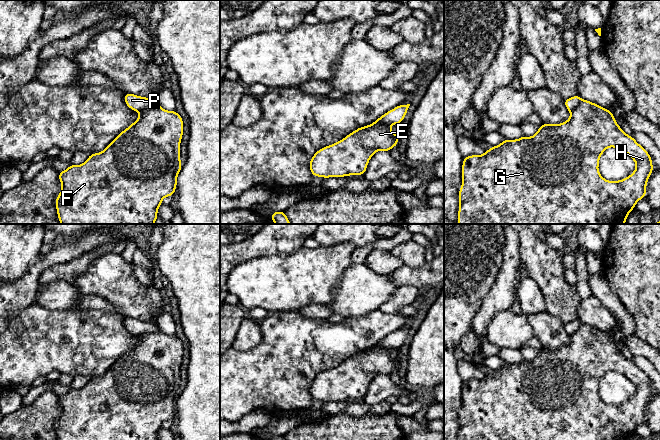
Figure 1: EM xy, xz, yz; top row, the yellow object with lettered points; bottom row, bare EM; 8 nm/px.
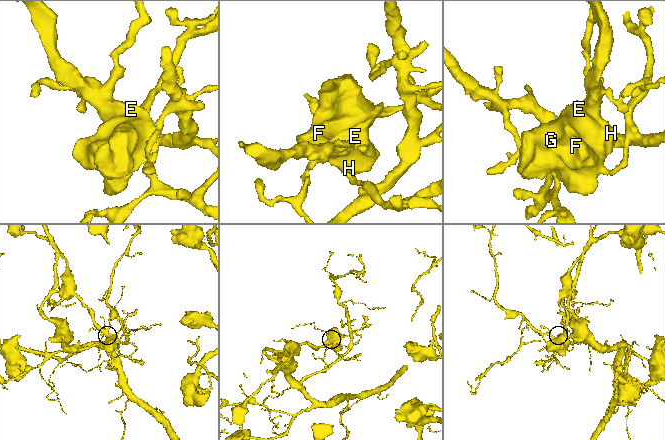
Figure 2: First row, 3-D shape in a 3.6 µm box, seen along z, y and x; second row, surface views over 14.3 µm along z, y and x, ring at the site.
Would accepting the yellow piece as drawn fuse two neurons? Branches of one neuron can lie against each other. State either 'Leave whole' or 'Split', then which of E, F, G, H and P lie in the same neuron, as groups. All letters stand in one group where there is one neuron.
Split. Groups: E F G H / P

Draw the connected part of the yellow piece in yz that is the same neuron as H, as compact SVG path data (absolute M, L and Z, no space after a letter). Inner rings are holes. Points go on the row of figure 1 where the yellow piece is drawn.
M581 99L579 105L570 111L570 118L561 124L542 124L532 137L522 136L516 140L505 139L497 146L491 147L484 154L464 157L462 164L462 186L459 189L459 210L457 224L625 224L629 213L635 208L636 203L646 197L646 186L653 171L652 159L649 153L627 135L609 109L605 109L593 102ZM614 147L623 150L635 162L634 172L627 178L619 181L604 179L598 170L599 159L604 150Z

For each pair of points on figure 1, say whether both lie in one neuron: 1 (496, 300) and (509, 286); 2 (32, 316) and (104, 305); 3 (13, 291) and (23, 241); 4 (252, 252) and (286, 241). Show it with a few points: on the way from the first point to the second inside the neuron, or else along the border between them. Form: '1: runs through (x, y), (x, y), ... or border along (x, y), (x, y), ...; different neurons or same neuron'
1: runs through (499, 297), (506, 289); same neuron
2: border along (76, 309), (100, 310); different neurons
3: border along (30, 264), (25, 273), (16, 282), (10, 284); different neurons
4: runs through (260, 245), (268, 241), (278, 241); same neuron

